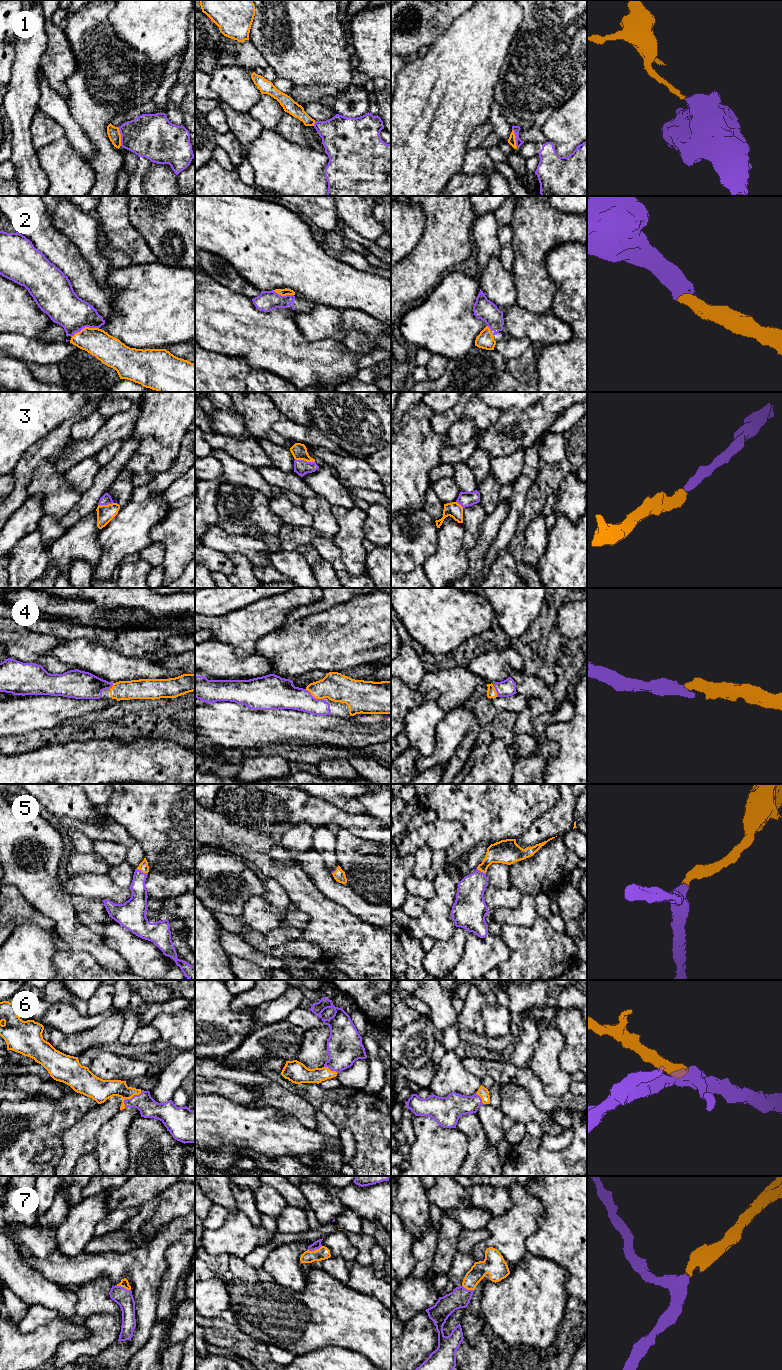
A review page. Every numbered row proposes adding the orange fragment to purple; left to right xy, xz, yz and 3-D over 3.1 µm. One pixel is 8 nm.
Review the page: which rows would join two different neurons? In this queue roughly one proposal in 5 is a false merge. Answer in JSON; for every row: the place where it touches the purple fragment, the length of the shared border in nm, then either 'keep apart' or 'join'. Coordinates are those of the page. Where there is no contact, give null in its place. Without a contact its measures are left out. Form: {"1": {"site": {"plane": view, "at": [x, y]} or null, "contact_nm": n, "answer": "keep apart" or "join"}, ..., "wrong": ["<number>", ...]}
{"1": {"site": {"plane": "xy", "at": [121, 136]}, "contact_nm": 160, "answer": "keep apart"}, "2": {"site": {"plane": "xy", "at": [85, 326]}, "contact_nm": 220, "answer": "join"}, "3": {"site": {"plane": "xz", "at": [305, 461]}, "contact_nm": 160, "answer": "join"}, "4": {"site": {"plane": "xz", "at": [313, 697]}, "contact_nm": 170, "answer": "join"}, "5": {"site": {"plane": "xy", "at": [141, 871]}, "contact_nm": 100, "answer": "join"}, "6": {"site": {"plane": "xy", "at": [129, 1099]}, "contact_nm": 200, "answer": "join"}, "7": {"site": {"plane": "xz", "at": [314, 1249]}, "contact_nm": 130, "answer": "join"}, "wrong": ["1"]}

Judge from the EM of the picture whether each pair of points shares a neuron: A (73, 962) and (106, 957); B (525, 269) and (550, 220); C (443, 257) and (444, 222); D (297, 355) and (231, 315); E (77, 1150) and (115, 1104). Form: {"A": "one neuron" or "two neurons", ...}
{"A": "two neurons", "B": "one neuron", "C": "one neuron", "D": "one neuron", "E": "one neuron"}

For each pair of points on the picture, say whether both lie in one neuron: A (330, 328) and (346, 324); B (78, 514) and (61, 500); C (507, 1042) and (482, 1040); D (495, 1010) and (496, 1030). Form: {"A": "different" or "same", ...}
{"A": "different", "B": "different", "C": "same", "D": "same"}

